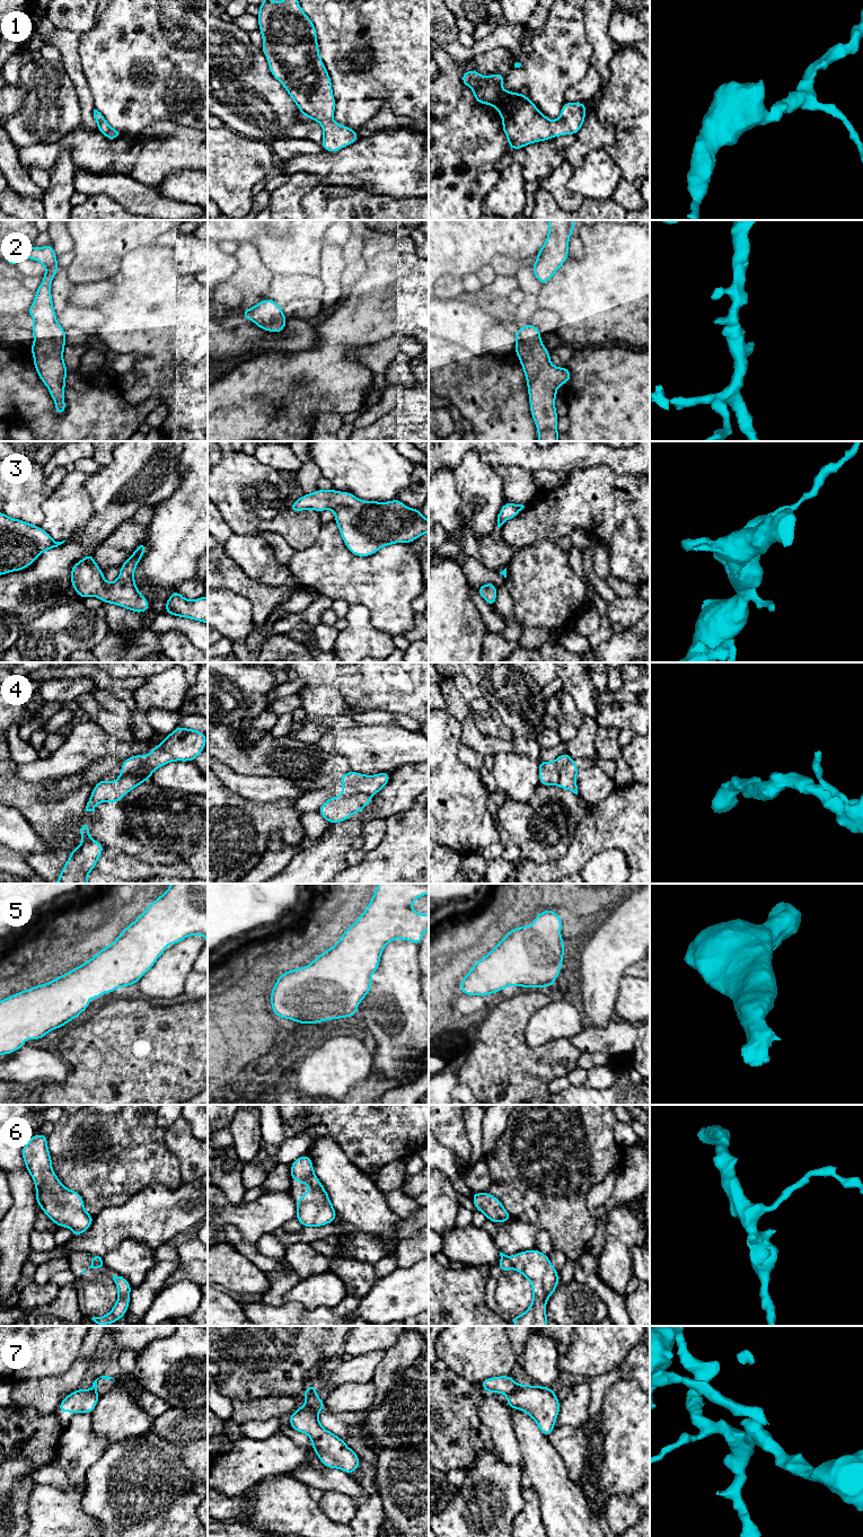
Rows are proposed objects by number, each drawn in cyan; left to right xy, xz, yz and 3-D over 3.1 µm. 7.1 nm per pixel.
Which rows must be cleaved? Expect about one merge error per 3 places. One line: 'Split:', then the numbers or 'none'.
Split: 4, 7

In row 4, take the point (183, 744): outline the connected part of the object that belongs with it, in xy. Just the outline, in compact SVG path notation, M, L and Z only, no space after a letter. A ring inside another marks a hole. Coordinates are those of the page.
M177 727L146 756L134 755L122 762L122 772L130 773L138 768L146 770L143 781L149 781L152 772L170 762L191 762L206 745L206 735L202 731Z

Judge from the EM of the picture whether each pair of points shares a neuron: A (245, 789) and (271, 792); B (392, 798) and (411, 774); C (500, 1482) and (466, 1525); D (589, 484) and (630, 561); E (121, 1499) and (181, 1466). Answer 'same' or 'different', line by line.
A: same
B: same
C: same
D: same
E: same

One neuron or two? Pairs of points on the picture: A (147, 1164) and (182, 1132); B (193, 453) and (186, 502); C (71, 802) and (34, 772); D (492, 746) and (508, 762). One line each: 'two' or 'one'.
A: two
B: one
C: two
D: two

